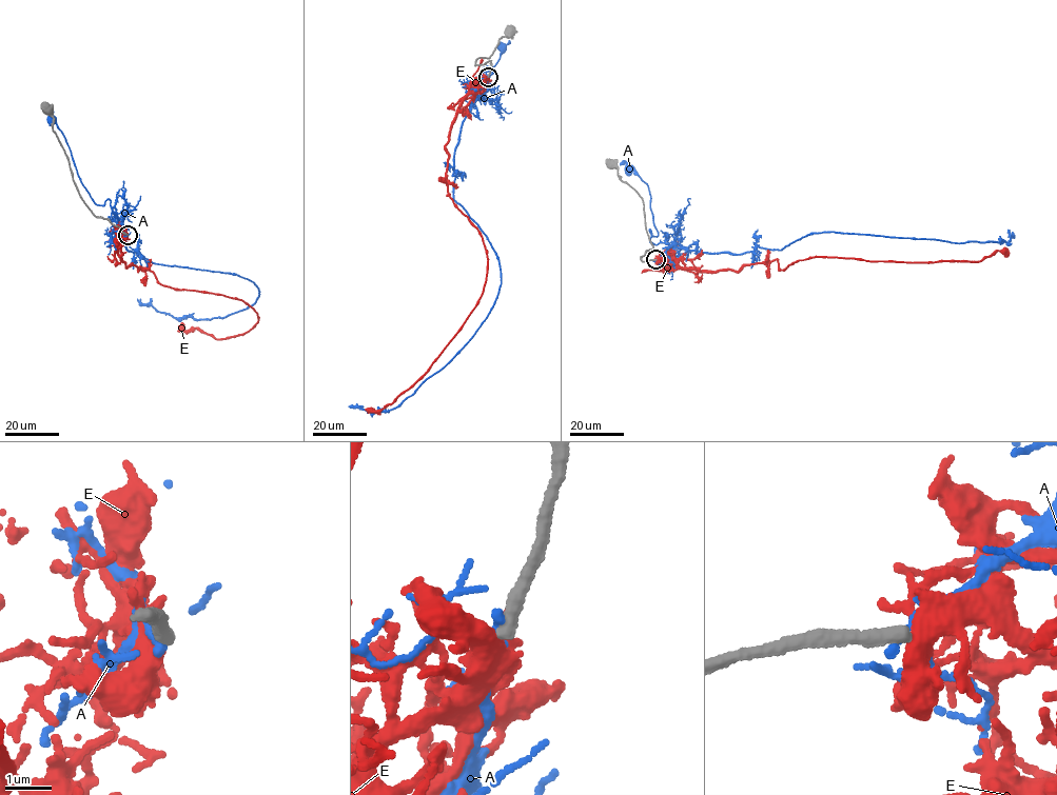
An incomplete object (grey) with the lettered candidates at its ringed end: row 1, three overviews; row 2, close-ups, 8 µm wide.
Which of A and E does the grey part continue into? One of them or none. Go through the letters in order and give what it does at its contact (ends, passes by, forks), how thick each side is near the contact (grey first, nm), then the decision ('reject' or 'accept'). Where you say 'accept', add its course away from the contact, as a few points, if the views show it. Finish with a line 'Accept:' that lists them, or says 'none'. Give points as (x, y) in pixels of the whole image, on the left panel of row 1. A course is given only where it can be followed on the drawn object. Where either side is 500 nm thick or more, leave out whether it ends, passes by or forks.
A: it ends there; 360 nm thick on the grey side, 160 nm on the other; reject
E: it forks there; 340 nm thick on the grey side, 400 nm on the other; reject
Accept: none

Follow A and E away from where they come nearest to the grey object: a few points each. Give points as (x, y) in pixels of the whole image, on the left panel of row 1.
A: (126, 235), (117, 222), (110, 201), (98, 205), (82, 185), (62, 132), (51, 119)
E: (128, 236), (117, 247), (125, 266), (171, 287), (241, 301), (259, 316), (248, 332), (219, 339), (180, 322)

